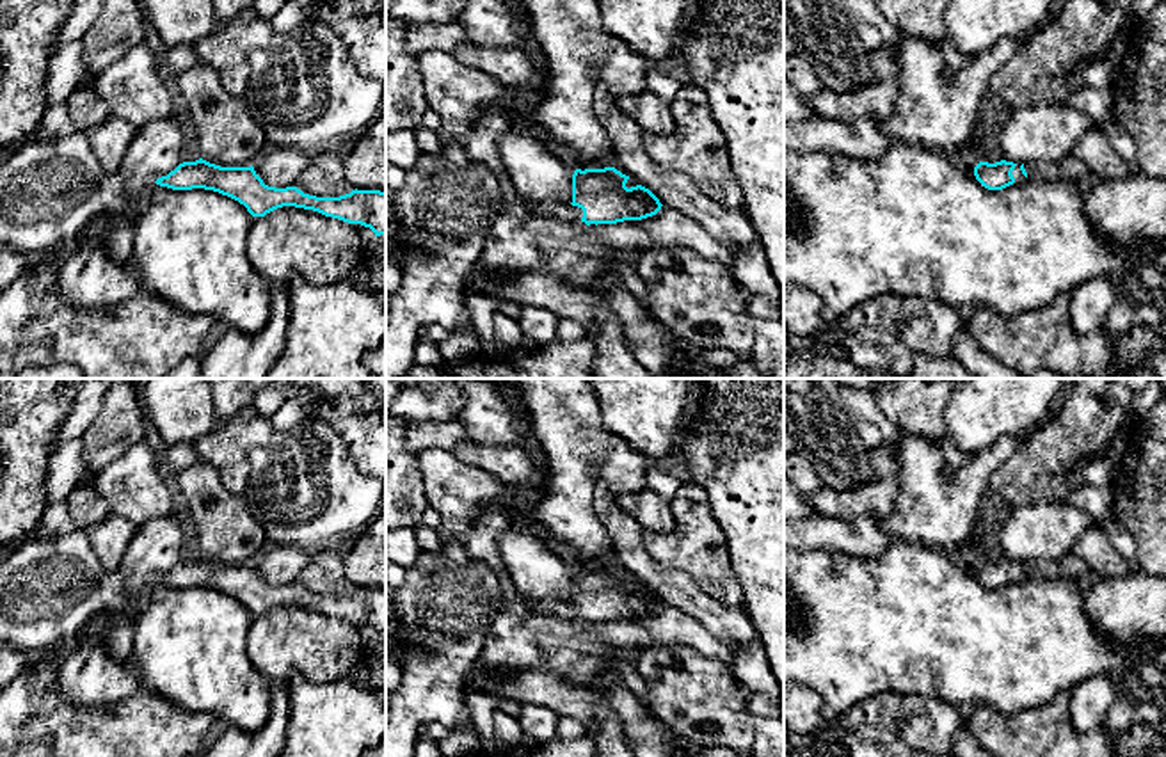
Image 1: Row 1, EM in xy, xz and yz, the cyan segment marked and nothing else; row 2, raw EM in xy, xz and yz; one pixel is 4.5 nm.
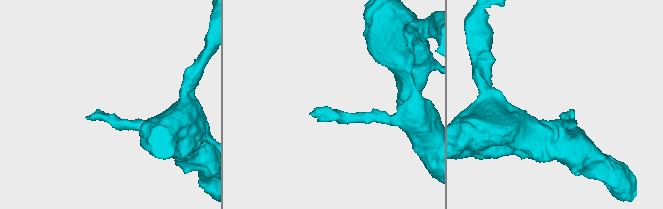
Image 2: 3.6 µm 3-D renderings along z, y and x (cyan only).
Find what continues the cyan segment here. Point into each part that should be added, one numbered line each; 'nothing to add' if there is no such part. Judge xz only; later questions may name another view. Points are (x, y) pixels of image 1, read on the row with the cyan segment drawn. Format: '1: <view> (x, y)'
1: xz (548, 210)

